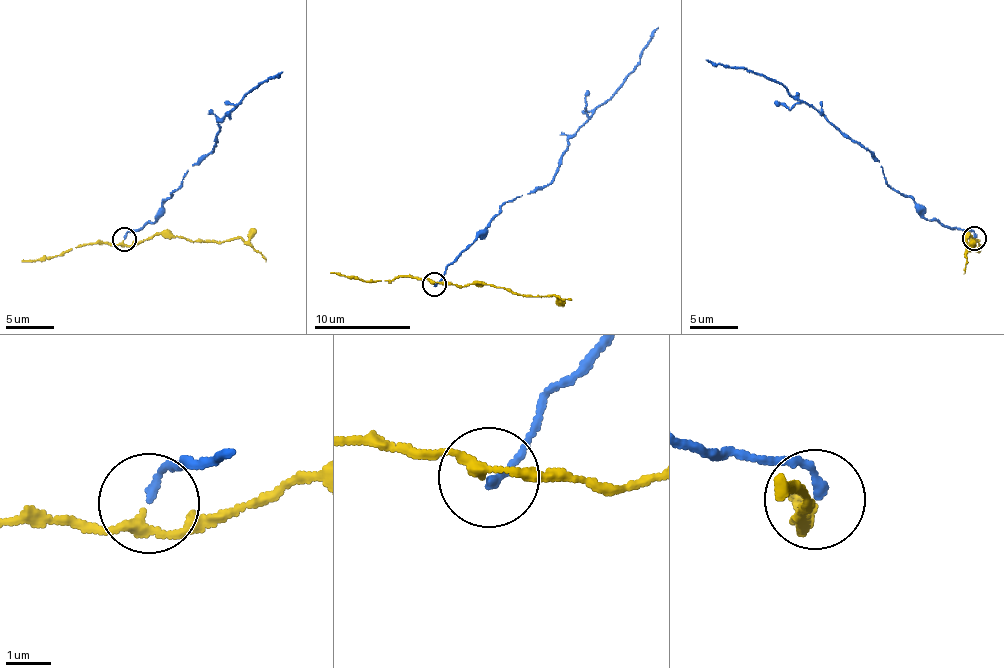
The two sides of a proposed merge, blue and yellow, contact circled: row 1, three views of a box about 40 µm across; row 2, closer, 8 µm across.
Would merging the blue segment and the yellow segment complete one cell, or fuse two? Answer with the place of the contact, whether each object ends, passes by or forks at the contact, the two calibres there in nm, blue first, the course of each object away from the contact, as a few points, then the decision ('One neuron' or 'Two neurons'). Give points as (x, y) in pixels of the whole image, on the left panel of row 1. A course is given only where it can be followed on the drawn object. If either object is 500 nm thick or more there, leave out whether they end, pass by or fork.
Place: (124, 239). At the ring blue ends. At the ring yellow passes by. Thickness 160 nm (blue) against 200 nm. Course of blue: (123, 240), (130, 231), (153, 223), (159, 207), (187, 170), (213, 151), (223, 117), (257, 84), (281, 71). Course of yellow: (123, 240), (125, 245), (135, 245), (155, 235), (210, 240), (244, 238), (265, 262). One neuron

